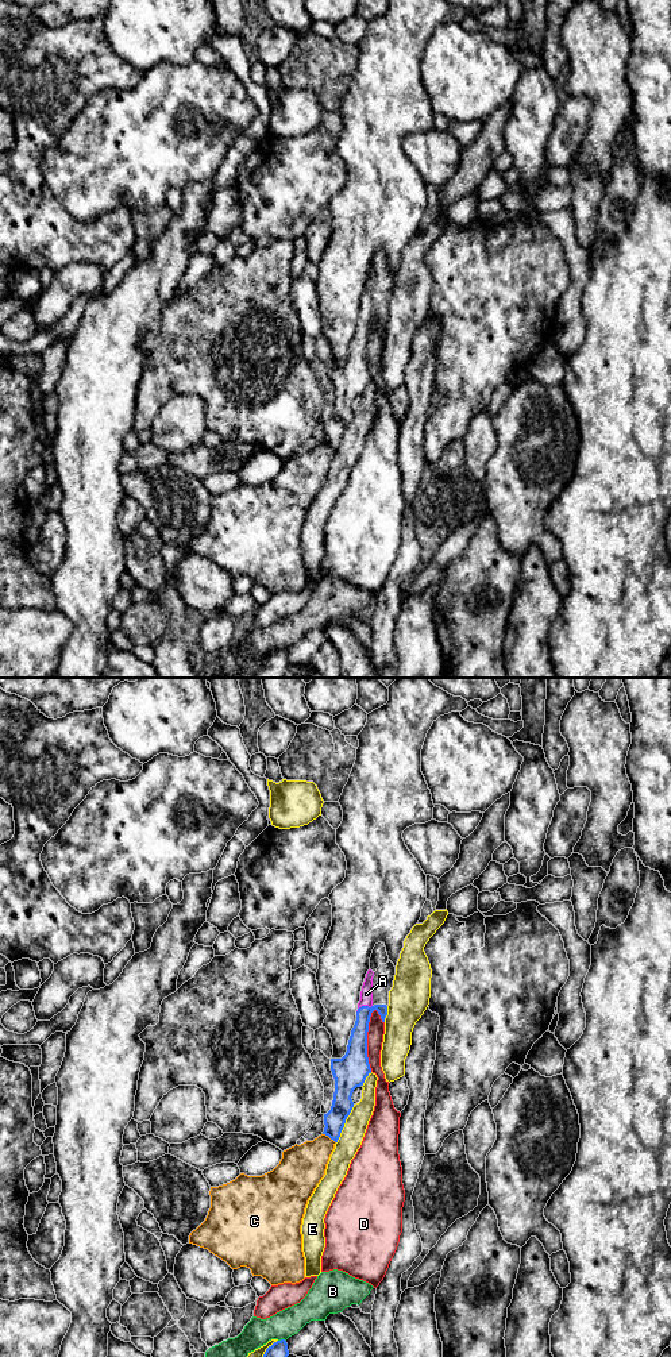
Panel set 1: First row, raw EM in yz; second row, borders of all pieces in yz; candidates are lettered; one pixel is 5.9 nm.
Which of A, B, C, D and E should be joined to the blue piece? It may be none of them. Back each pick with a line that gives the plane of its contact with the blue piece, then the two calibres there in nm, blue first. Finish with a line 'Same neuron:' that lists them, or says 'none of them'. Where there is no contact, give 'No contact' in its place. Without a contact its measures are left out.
A: Touches blue in yz. Thickness 120 nm (blue) against 80 nm
Same neuron: A

